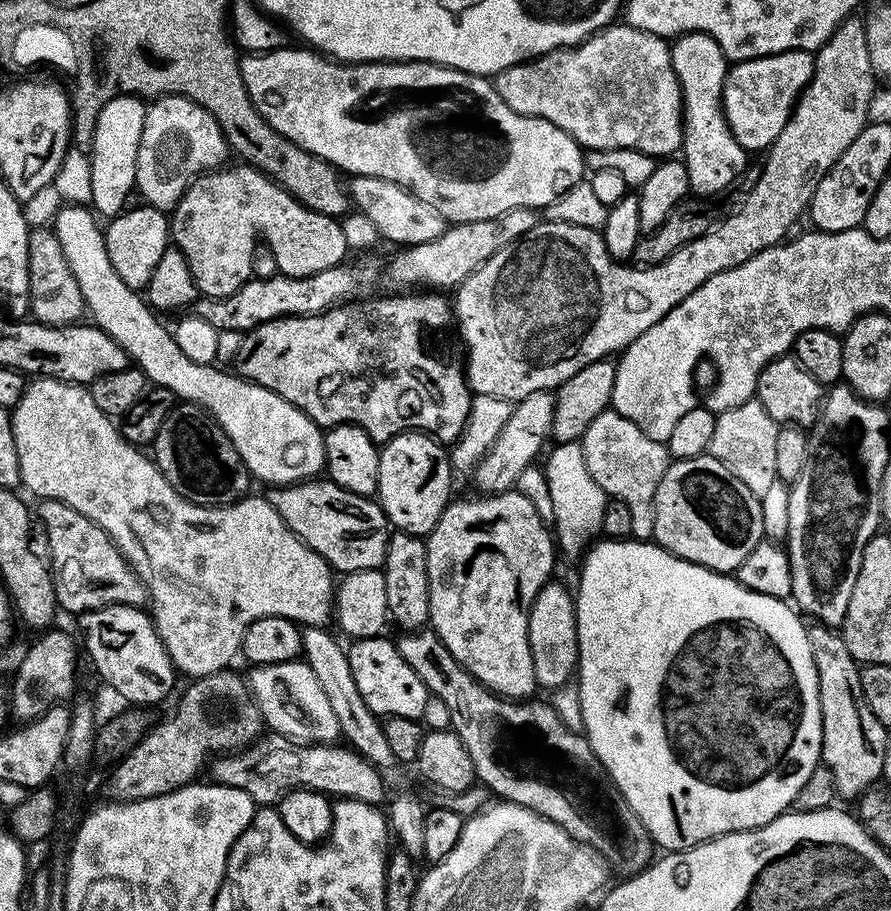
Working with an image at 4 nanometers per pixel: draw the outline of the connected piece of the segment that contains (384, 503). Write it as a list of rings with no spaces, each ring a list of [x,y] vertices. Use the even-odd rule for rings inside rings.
[[[403,432],[380,448],[376,496],[393,529],[421,538],[434,530],[453,495],[454,464],[448,452],[445,445],[423,432]]]

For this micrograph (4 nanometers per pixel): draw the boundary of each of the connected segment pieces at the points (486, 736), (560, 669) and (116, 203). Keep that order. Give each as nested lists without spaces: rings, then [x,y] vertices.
[[[421,630],[419,632],[404,632],[401,640],[395,641],[396,648],[402,654],[402,658],[406,658],[406,662],[410,662],[410,670],[414,670],[414,674],[418,674],[418,678],[422,678],[424,685],[428,687],[431,695],[442,698],[442,702],[446,702],[446,710],[450,710],[450,722],[452,723],[451,731],[458,734],[458,738],[462,738],[462,746],[466,746],[466,754],[470,754],[470,762],[474,762],[474,770],[476,771],[476,779],[489,793],[492,792],[493,797],[499,798],[501,801],[509,804],[517,804],[526,810],[530,810],[534,814],[538,814],[542,818],[546,818],[550,822],[554,822],[562,830],[566,830],[566,834],[570,834],[570,838],[580,841],[581,844],[588,845],[593,852],[603,856],[605,861],[613,869],[624,872],[620,874],[635,874],[648,867],[654,859],[654,845],[650,834],[646,830],[646,826],[642,826],[642,822],[638,818],[638,814],[634,814],[634,810],[630,810],[630,806],[622,798],[622,794],[618,791],[615,784],[609,778],[602,765],[597,762],[594,750],[590,746],[590,742],[579,732],[573,732],[571,728],[567,728],[562,722],[562,718],[558,718],[558,714],[553,710],[551,703],[540,701],[540,698],[529,698],[522,701],[509,700],[502,696],[497,696],[495,692],[491,692],[485,684],[479,684],[473,676],[466,671],[461,664],[454,658],[454,654],[450,654],[450,650],[446,650],[446,646],[442,646],[442,642],[436,633],[431,630]]]
[[[557,582],[545,584],[534,598],[528,612],[528,637],[530,654],[534,658],[536,683],[541,689],[555,690],[563,688],[568,680],[577,675],[580,663],[578,650],[578,630],[576,629],[576,602],[571,591],[568,592]]]
[[[115,95],[110,102],[106,102],[106,106],[102,106],[102,114],[98,114],[98,122],[94,126],[94,142],[90,153],[90,178],[94,181],[91,207],[104,218],[120,215],[126,194],[136,188],[135,162],[139,139],[142,138],[146,104],[136,96],[124,95]]]

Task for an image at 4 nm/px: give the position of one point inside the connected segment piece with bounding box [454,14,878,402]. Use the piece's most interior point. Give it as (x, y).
(556, 300)

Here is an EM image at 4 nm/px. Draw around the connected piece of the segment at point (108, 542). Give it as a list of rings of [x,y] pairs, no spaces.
[[[40,500],[38,506],[40,506],[39,523],[40,520],[44,523],[44,532],[48,535],[46,556],[52,569],[52,581],[56,583],[56,602],[63,611],[65,608],[68,612],[79,614],[105,608],[111,604],[140,606],[148,600],[148,589],[145,588],[143,580],[132,569],[132,565],[124,559],[124,555],[118,551],[116,544],[106,534],[106,530],[102,530],[94,522],[90,522],[90,518],[86,518],[86,514],[78,514],[78,510],[57,500]]]

